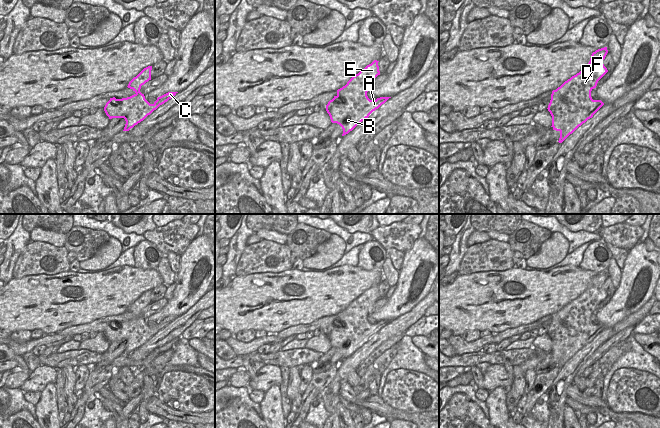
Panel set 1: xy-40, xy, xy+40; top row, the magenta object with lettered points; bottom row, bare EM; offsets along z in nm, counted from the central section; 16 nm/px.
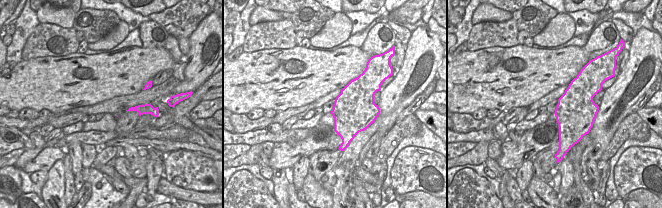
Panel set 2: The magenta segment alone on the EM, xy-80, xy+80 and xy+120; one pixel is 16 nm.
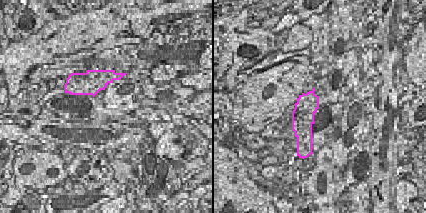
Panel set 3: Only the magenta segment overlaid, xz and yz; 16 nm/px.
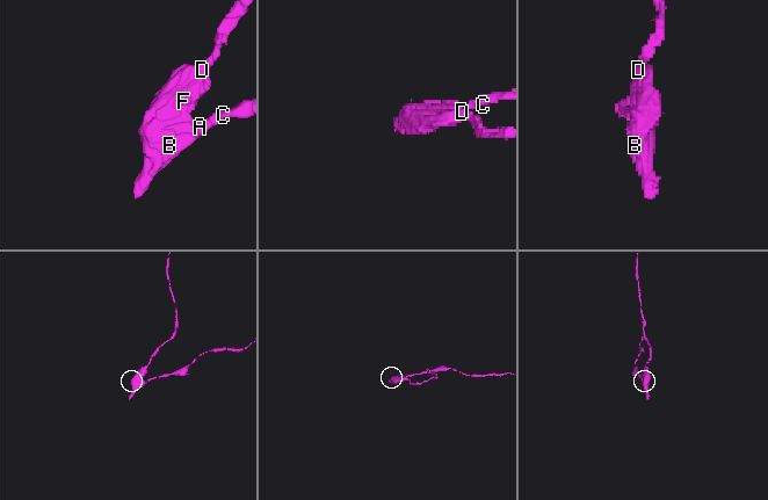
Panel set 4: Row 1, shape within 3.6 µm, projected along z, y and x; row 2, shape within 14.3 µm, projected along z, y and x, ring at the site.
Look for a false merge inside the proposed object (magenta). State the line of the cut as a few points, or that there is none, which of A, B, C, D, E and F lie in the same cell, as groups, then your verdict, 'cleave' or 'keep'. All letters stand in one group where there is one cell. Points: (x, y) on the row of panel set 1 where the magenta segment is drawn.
cut xy+40 (590, 93), (564, 105), (558, 100), (549, 111); groups A B C / D E F; cleave

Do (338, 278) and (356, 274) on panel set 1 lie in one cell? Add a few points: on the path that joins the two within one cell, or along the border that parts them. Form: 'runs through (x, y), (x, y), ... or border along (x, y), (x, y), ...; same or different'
runs through (342, 278), (352, 278); same

